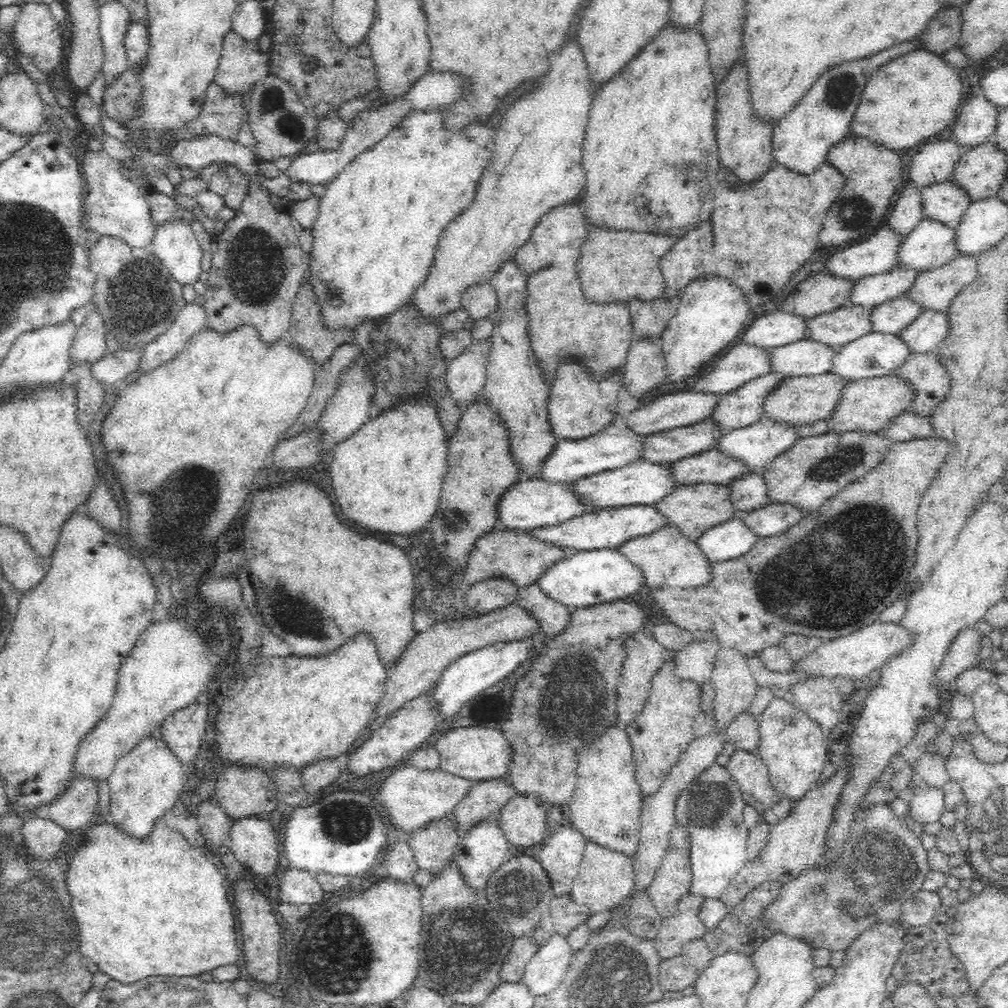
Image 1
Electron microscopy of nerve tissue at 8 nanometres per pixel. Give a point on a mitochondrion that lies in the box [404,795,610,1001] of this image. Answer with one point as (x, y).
(464, 945)

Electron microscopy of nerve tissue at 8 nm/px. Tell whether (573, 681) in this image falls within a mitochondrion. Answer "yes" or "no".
yes

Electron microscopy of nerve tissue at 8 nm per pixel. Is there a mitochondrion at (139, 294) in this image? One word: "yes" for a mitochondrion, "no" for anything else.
yes

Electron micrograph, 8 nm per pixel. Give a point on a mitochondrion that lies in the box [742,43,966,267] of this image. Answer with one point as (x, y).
(841, 91)

